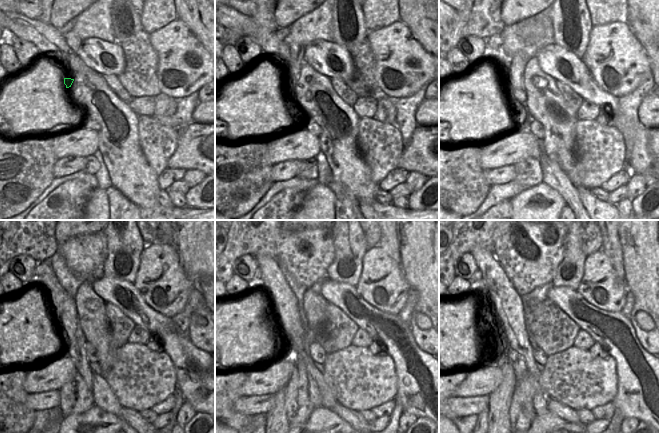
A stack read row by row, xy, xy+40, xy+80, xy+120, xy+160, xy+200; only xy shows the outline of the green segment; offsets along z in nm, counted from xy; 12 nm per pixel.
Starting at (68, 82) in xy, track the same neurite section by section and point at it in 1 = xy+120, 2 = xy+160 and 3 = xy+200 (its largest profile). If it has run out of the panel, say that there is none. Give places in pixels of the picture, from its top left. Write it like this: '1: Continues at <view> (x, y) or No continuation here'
1: Continues at xy+120 (63, 308)
2: Continues at xy+160 (274, 285)
3: Continues at xy+200 (498, 284)

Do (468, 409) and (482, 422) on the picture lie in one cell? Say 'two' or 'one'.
two

